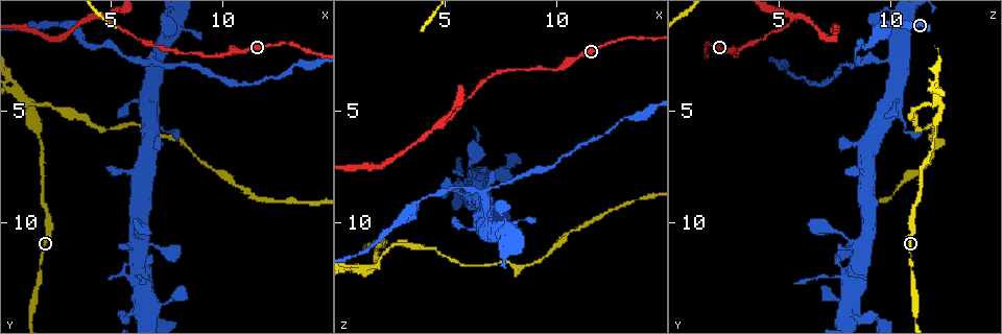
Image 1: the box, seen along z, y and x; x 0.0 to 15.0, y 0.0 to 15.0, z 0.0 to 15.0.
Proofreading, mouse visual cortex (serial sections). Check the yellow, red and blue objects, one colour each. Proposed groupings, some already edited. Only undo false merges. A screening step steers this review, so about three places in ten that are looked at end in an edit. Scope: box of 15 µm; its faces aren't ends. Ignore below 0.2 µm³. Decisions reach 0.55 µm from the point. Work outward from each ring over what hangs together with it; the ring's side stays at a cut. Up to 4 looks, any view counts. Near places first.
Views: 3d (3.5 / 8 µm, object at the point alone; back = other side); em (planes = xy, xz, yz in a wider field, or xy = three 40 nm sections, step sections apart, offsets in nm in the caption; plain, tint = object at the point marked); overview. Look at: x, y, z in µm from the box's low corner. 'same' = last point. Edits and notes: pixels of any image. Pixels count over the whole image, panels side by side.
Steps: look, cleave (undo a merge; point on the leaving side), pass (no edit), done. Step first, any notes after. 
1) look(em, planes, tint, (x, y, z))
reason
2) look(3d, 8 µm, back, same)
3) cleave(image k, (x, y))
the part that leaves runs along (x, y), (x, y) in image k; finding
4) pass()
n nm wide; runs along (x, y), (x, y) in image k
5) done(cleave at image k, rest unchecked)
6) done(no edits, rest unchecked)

look(3d, 3.5 µm, (6.7, 2.8, 8.6))
three-way junction

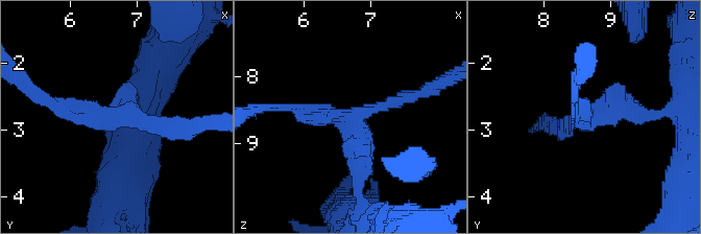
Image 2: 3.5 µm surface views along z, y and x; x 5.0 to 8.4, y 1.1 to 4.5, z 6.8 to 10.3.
cleave(image 2, (631, 102))
two cells meet here

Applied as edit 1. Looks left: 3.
look(overview)

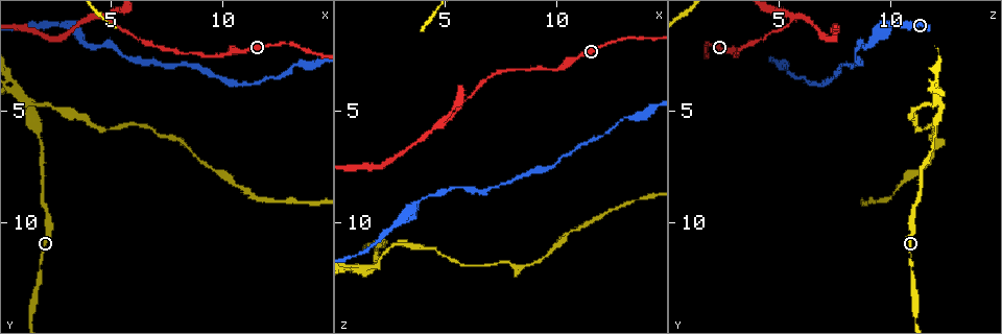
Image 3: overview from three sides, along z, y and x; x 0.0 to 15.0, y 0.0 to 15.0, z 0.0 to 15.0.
look(3d, 3.5 µm, (1.2, 4.6, 12.1))

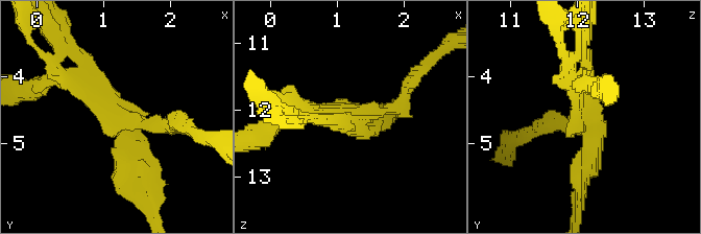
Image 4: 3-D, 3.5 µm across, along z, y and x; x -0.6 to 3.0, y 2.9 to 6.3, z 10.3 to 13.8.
look(em, xy, step 1, tint, (1.30, 4.60, 12.15))

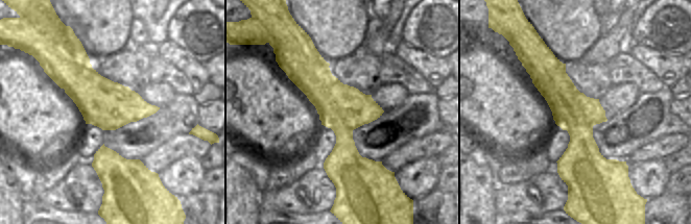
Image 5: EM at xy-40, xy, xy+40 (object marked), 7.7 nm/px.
cleave(image 4, (161, 129))
arms of 150, 200, 200, 300 nm; the part that leaves runs along (124, 115), (195, 132) in image 4; a second cell is stuck on

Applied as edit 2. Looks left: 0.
done(cleave at image 2, cleave at image 4, rest unchecked)

